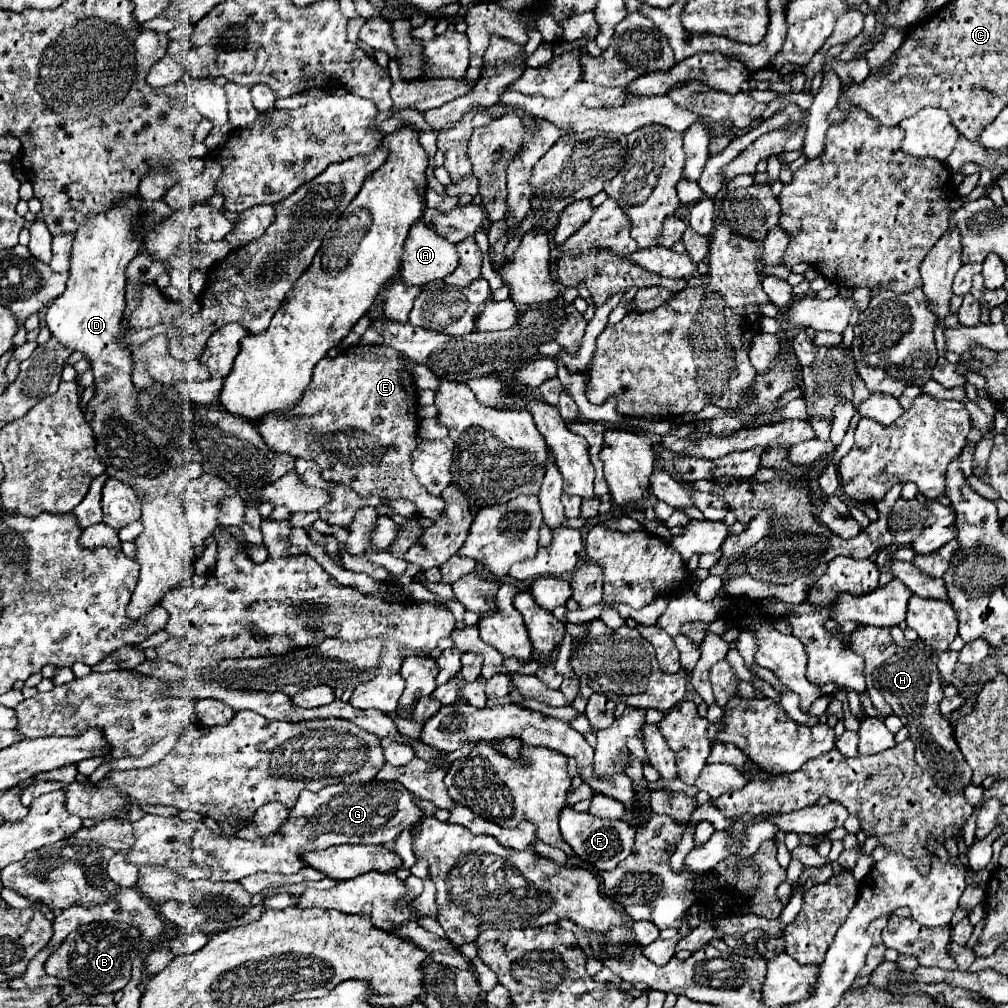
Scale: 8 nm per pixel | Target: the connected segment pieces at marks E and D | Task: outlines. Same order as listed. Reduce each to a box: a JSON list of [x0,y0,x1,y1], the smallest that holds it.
[[251,346,443,520],[45,196,193,618]]

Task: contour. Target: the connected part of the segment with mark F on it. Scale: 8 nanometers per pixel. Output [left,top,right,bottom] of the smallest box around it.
[559,806,635,870]

